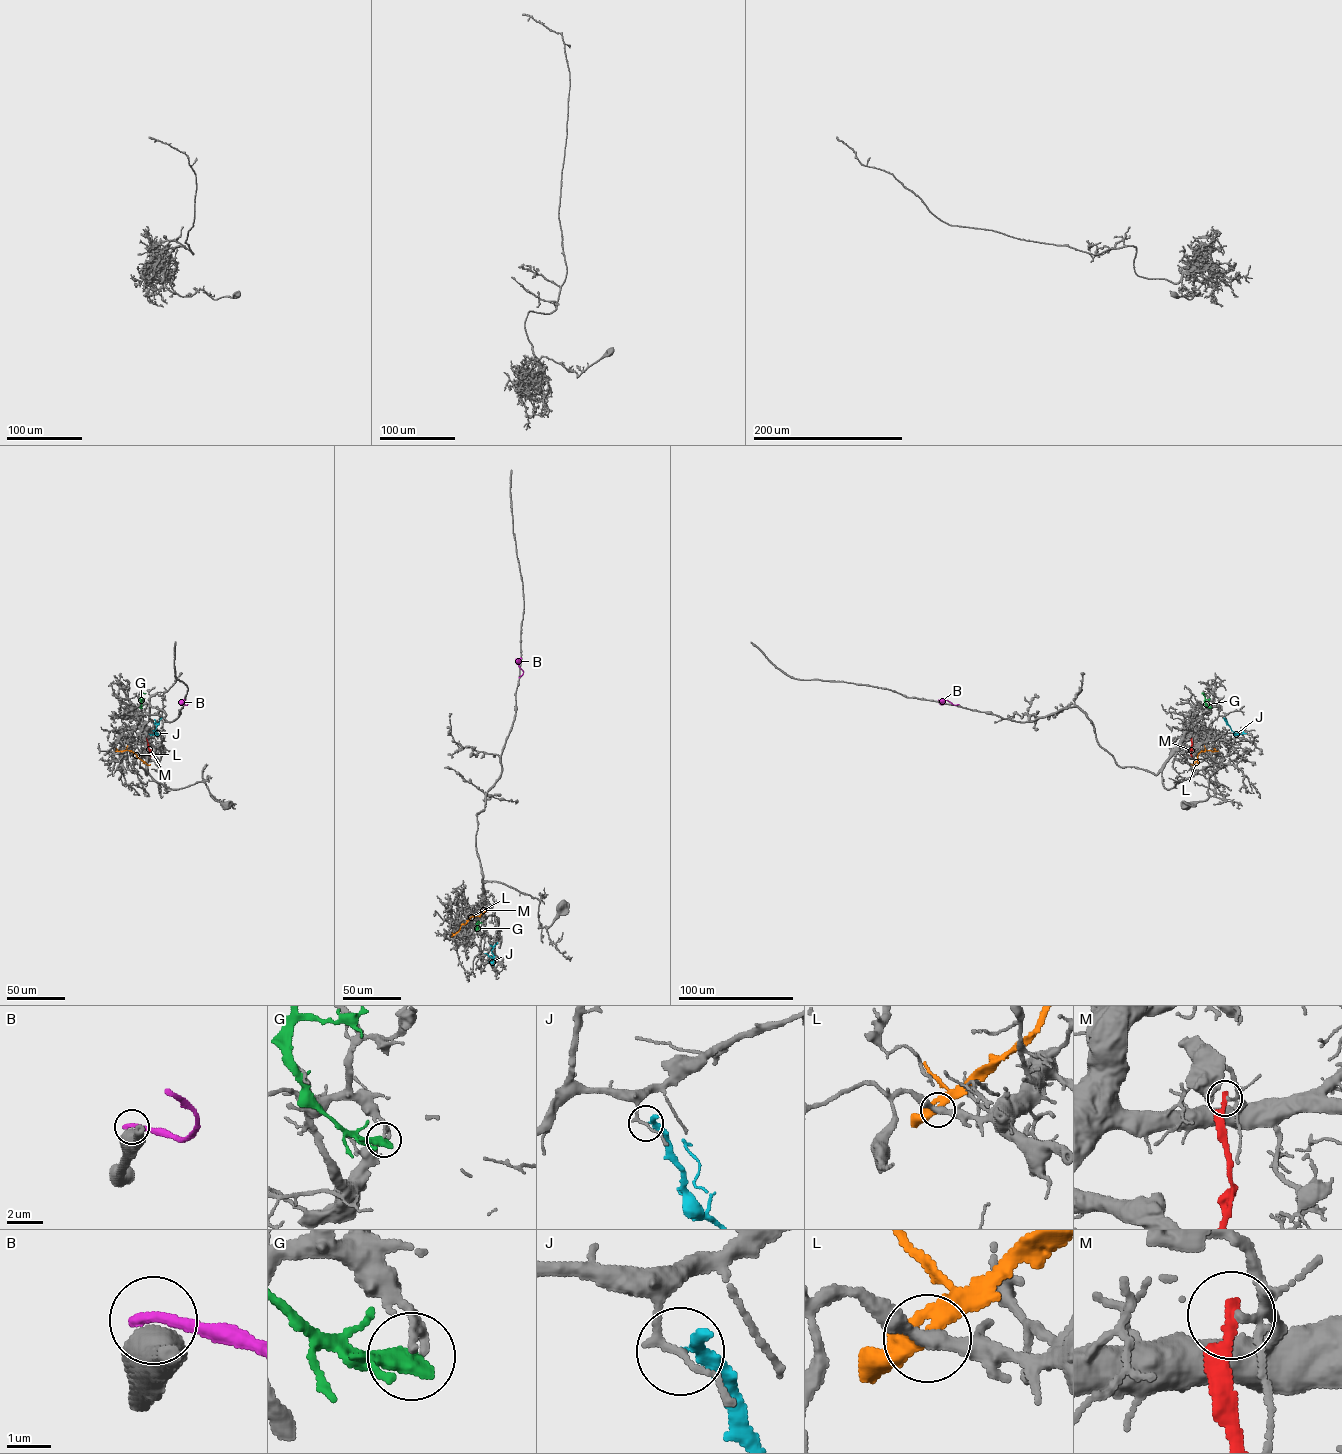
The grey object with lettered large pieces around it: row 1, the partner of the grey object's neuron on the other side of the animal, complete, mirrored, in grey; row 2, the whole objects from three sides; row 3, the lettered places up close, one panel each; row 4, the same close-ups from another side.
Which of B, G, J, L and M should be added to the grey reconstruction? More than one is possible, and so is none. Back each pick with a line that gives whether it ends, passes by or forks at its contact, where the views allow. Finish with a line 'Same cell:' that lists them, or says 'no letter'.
Same cell: no letter

